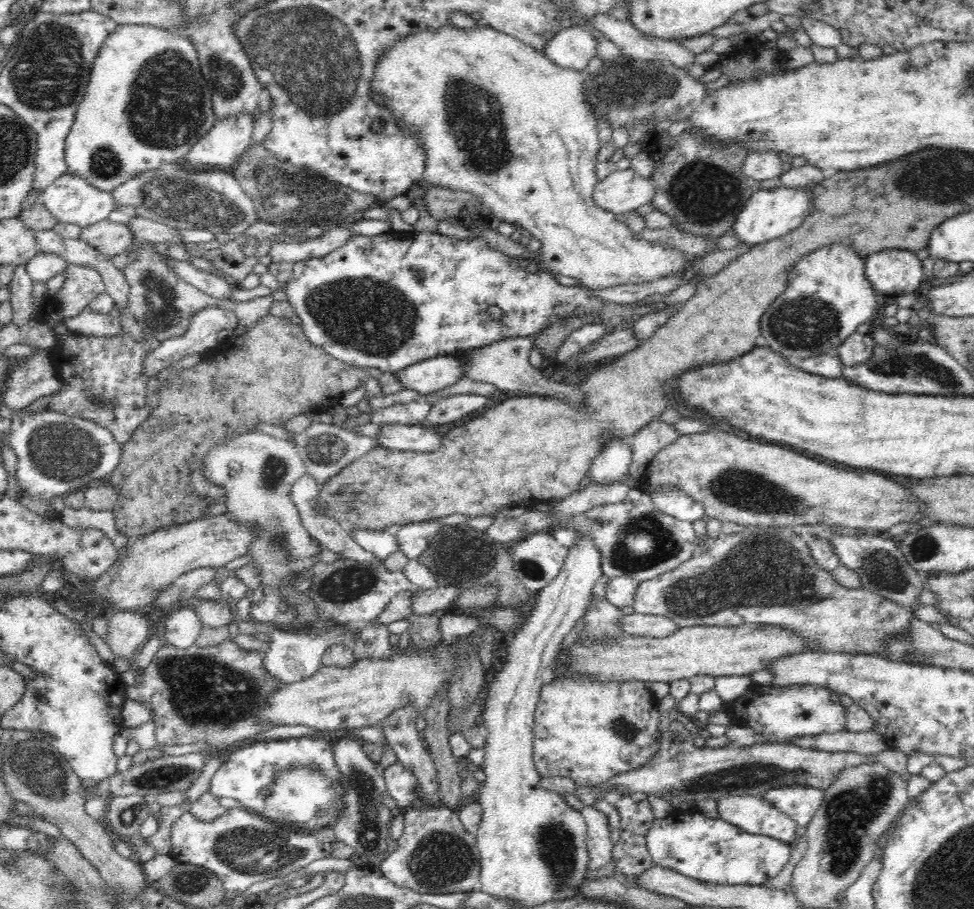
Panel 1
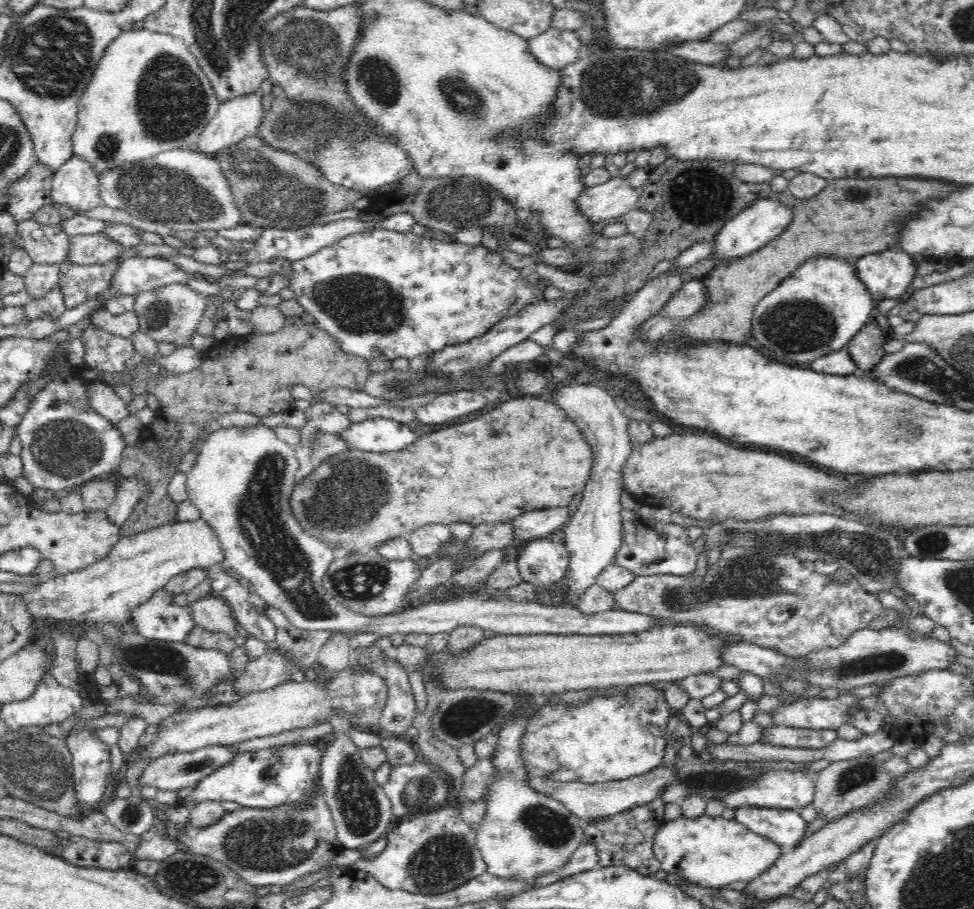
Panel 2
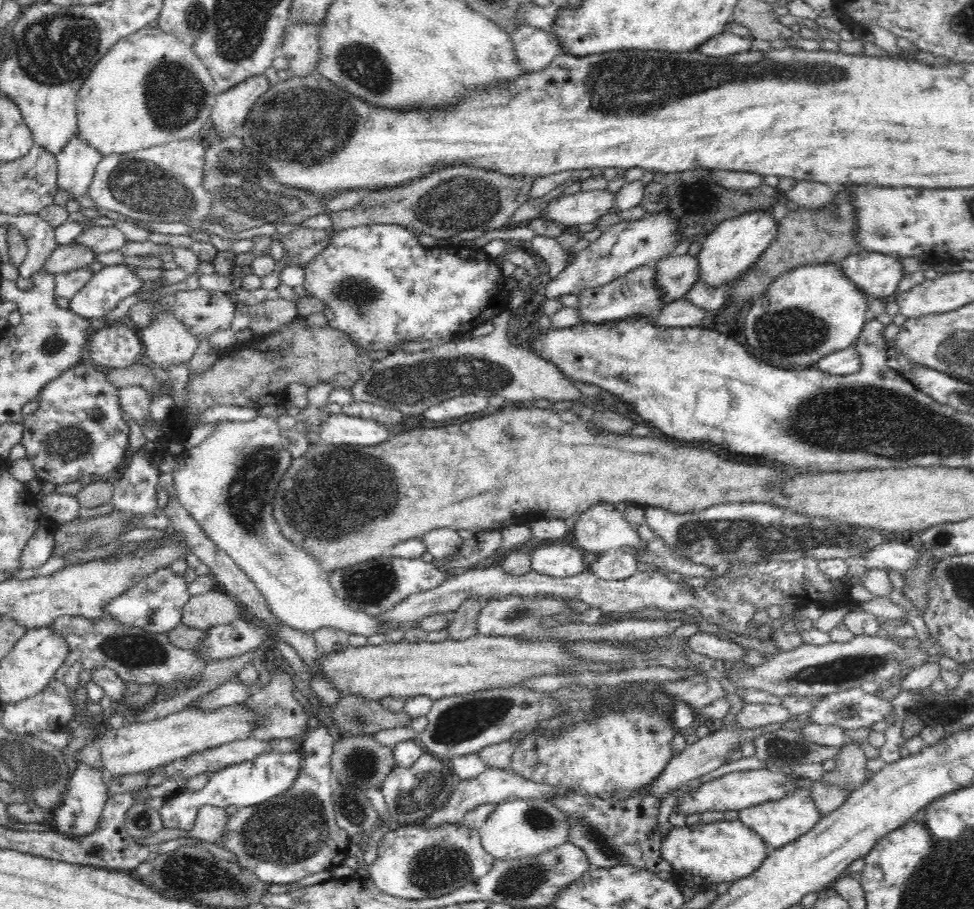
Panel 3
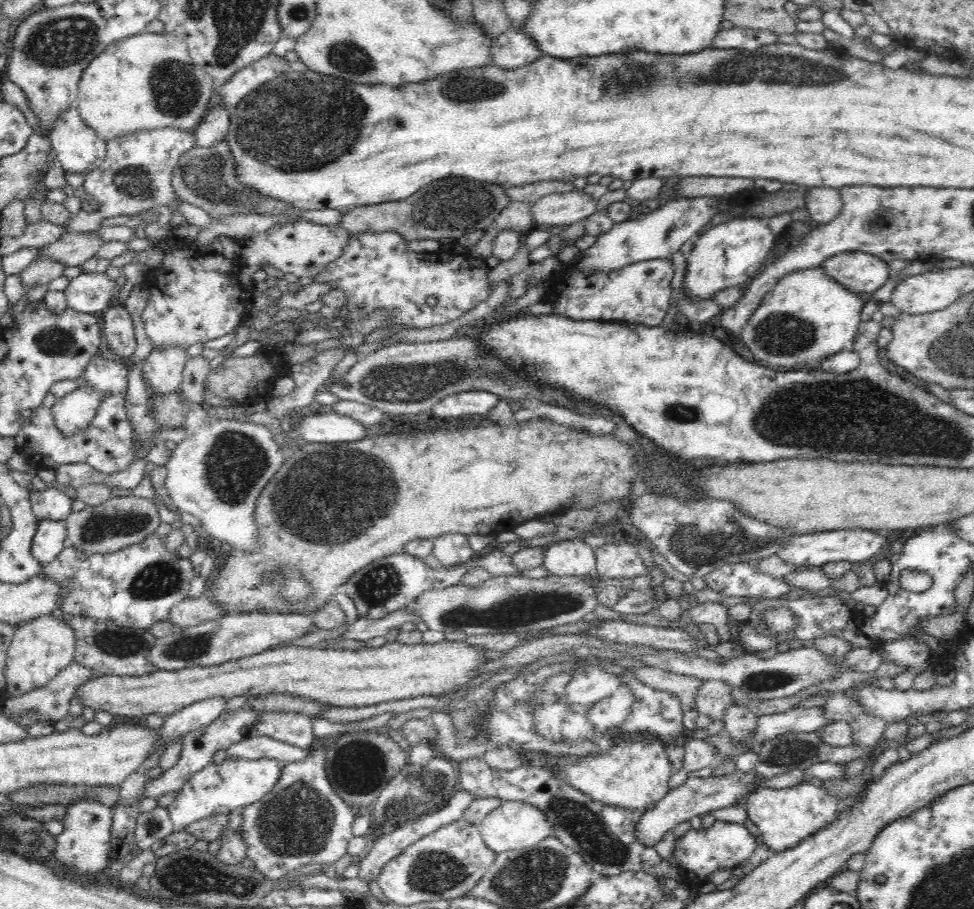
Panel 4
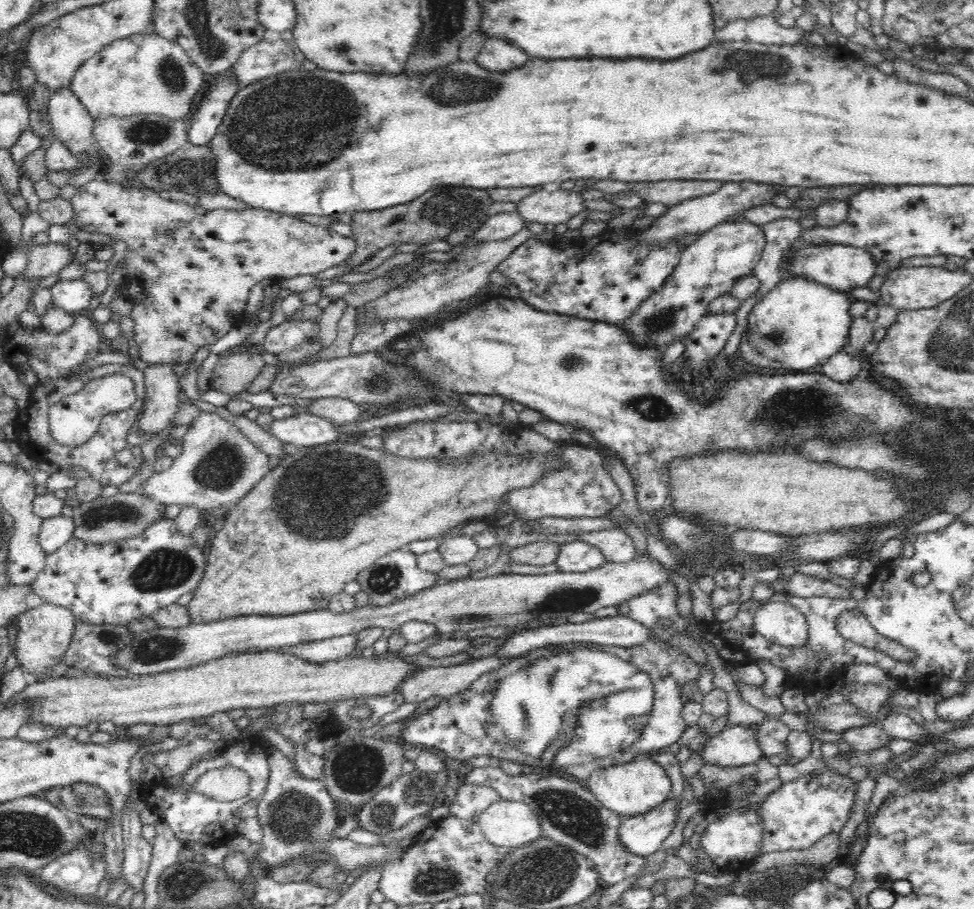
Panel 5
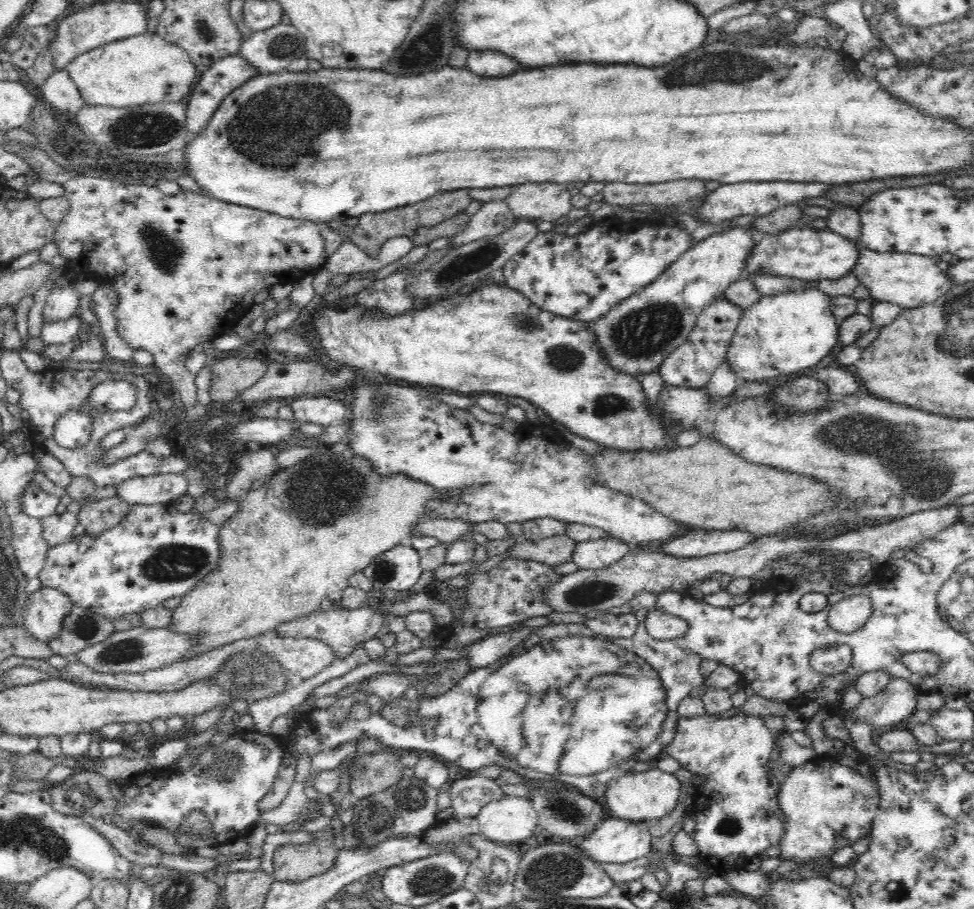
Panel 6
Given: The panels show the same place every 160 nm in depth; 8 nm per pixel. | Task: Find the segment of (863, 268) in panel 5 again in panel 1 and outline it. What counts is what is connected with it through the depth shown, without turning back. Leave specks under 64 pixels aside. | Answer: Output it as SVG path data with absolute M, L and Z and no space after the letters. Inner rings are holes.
M884 249L865 258L866 278L876 294L922 293L926 287L922 261L915 251Z

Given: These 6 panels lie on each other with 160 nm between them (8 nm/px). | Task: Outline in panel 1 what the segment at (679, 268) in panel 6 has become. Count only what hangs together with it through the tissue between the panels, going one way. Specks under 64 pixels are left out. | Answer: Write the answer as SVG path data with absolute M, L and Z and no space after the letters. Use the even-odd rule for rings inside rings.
M782 185L774 189L760 189L747 200L732 229L740 242L749 246L780 238L804 223L811 214L812 200L812 189L796 189Z

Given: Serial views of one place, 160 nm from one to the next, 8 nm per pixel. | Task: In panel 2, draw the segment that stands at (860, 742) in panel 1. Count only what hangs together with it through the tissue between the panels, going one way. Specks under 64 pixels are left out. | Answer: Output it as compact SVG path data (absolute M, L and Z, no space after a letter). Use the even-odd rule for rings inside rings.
M772 725L765 728L761 740L774 746L816 749L827 747L837 738L836 730L815 730Z

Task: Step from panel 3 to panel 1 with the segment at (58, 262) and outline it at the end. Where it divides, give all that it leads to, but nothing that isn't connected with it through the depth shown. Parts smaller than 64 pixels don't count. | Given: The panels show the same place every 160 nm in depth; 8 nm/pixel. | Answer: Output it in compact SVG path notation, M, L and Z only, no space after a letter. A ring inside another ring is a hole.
M108 219L82 229L79 237L108 259L137 245L127 224L117 224Z

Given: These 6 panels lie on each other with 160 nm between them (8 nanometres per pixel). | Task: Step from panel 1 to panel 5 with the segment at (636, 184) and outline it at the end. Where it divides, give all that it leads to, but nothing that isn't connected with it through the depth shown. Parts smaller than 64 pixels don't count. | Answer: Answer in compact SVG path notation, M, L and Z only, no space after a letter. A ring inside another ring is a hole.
M557 186L543 187L516 203L517 213L526 222L564 224L584 212L584 198L578 190L563 190Z

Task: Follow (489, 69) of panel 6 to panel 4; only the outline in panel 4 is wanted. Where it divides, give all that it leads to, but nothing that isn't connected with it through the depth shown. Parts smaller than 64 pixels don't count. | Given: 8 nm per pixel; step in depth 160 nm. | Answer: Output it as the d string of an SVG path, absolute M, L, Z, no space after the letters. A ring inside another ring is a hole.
M511 23L504 34L493 39L489 65L513 70L533 64L541 57L540 49L532 36L524 31L522 23Z

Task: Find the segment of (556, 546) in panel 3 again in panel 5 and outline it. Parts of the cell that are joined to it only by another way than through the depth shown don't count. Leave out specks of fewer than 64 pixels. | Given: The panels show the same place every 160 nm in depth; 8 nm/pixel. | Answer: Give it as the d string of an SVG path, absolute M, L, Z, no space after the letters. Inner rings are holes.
M582 539L561 544L560 554L556 558L556 567L560 572L589 572L606 563L604 554L596 546Z

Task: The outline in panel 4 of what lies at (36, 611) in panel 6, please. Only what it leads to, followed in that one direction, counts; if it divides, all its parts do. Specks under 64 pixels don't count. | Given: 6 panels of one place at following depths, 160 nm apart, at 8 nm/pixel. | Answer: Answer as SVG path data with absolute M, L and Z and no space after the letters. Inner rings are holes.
M50 614L22 622L16 627L7 650L7 663L4 669L7 699L17 698L46 686L62 669L74 662L75 642L72 628Z

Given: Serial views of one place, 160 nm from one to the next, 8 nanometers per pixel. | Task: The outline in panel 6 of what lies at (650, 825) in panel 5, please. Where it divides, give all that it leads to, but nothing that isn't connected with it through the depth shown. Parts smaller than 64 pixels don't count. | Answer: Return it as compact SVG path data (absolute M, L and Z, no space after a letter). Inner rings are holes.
M607 817L598 830L584 838L578 847L602 866L606 863L635 861L646 857L652 849L650 825L644 821Z

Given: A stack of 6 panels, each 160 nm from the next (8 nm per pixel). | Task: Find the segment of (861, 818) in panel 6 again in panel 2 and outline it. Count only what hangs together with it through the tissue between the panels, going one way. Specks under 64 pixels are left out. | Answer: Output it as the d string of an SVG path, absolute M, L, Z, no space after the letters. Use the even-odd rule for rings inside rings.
M743 806L734 814L734 821L780 845L786 854L798 846L808 826L798 810Z

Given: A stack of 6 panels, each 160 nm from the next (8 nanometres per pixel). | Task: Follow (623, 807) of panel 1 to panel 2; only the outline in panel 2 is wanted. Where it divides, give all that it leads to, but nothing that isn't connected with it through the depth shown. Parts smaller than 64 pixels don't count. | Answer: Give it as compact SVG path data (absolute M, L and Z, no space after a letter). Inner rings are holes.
M658 796L652 802L633 806L604 820L584 823L584 839L596 844L600 855L599 866L627 866L644 876L660 870L661 862L654 856L653 842L654 835L665 822L665 804L666 802Z

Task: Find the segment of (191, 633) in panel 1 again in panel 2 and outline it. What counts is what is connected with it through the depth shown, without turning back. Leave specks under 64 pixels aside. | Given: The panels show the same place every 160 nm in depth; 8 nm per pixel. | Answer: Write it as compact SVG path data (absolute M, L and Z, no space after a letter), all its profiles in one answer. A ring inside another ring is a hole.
M164 588L152 594L150 600L142 602L132 610L132 620L137 631L150 640L167 640L168 642L184 642L194 628L194 619L190 605L176 605L172 603L173 596Z

